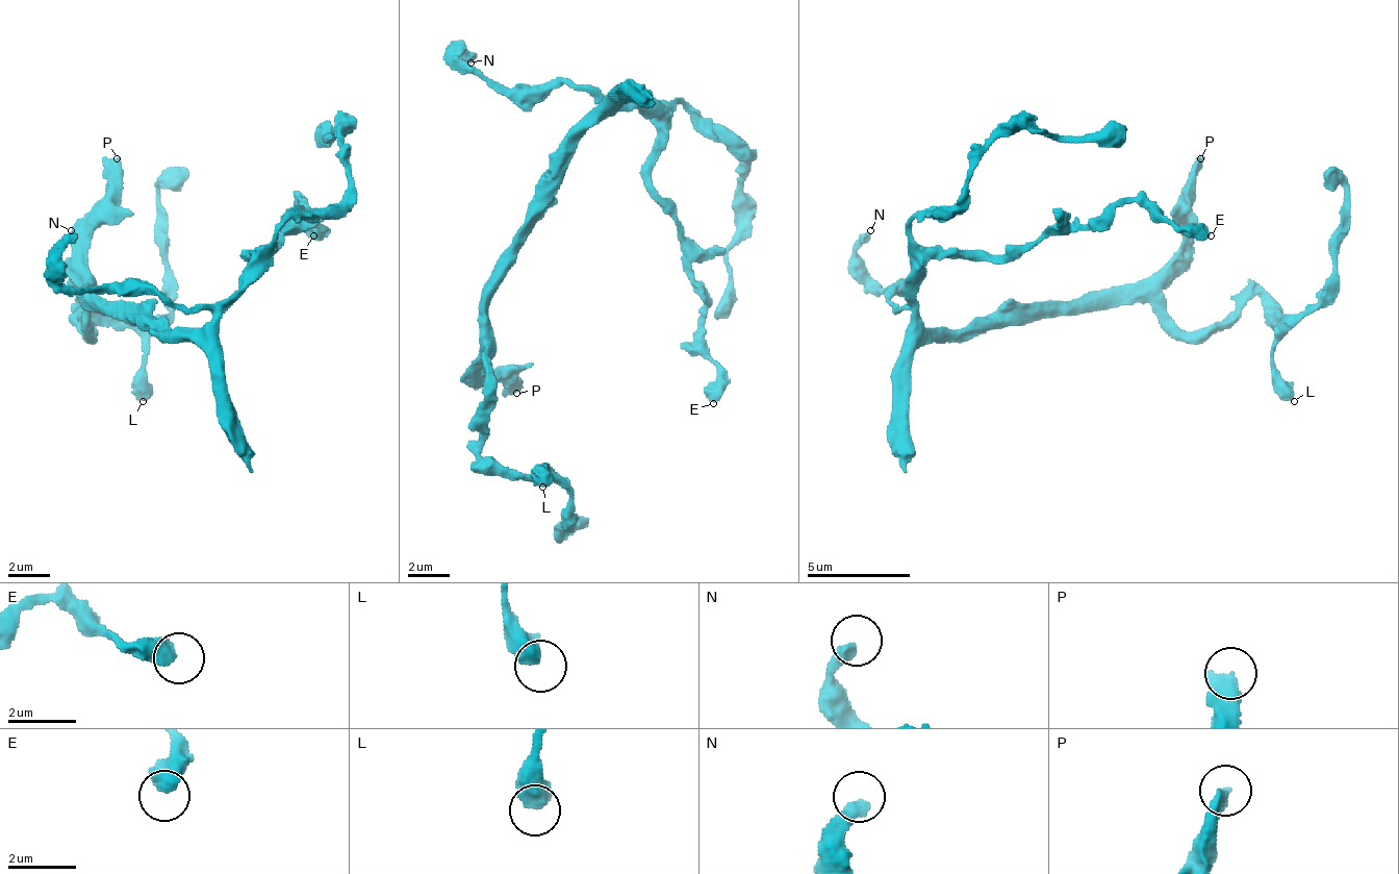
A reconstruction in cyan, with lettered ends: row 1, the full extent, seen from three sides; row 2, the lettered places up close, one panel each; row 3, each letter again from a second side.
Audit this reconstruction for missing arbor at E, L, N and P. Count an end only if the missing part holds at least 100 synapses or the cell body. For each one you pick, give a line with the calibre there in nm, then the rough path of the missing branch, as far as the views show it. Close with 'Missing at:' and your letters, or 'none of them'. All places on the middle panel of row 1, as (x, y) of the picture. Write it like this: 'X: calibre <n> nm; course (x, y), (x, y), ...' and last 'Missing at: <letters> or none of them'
P: calibre 480 nm; course (516, 393), (465, 434), (439, 440), (434, 455), (475, 424), (460, 424), (444, 440)
Missing at: P

